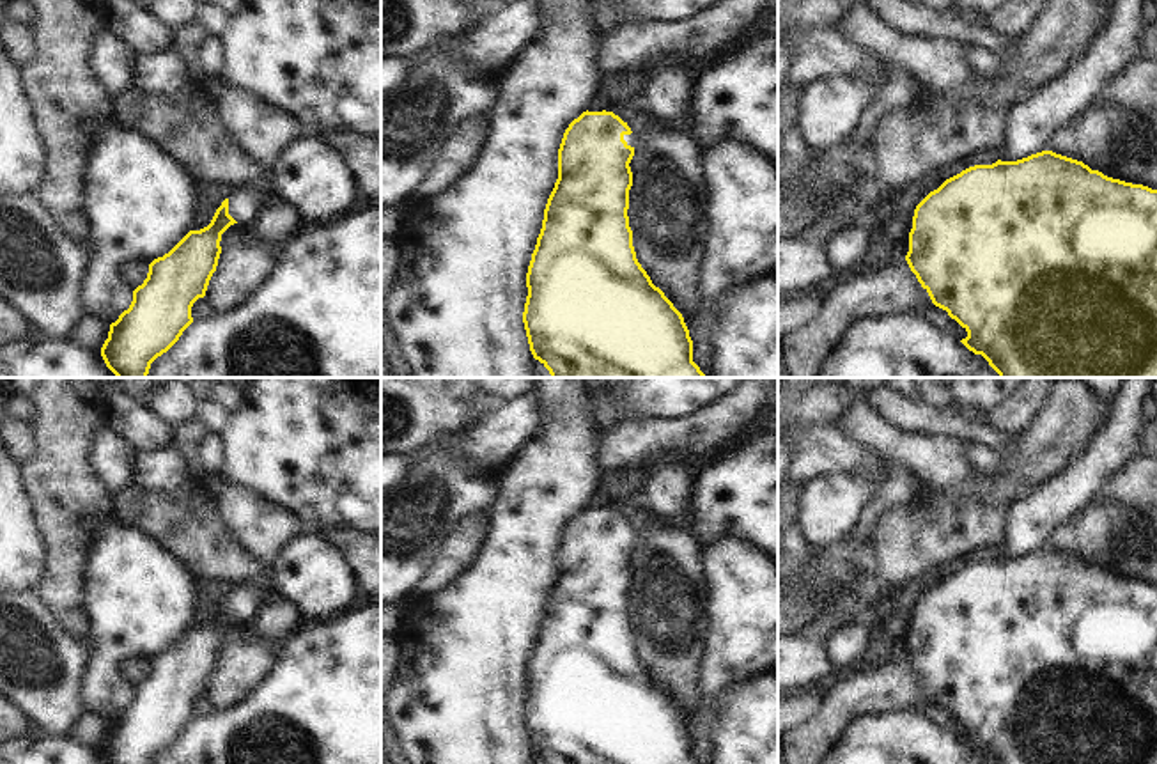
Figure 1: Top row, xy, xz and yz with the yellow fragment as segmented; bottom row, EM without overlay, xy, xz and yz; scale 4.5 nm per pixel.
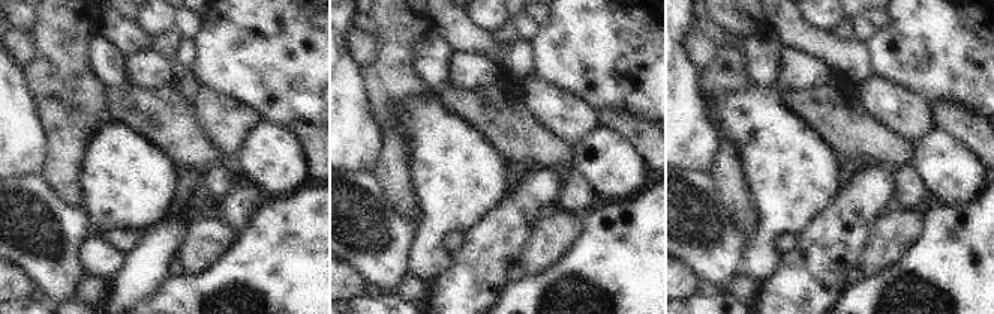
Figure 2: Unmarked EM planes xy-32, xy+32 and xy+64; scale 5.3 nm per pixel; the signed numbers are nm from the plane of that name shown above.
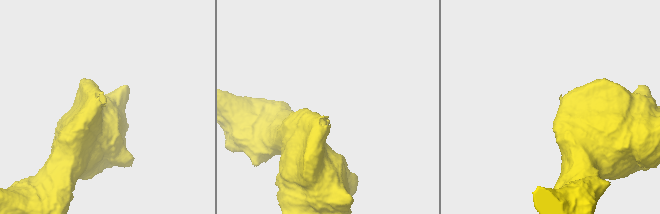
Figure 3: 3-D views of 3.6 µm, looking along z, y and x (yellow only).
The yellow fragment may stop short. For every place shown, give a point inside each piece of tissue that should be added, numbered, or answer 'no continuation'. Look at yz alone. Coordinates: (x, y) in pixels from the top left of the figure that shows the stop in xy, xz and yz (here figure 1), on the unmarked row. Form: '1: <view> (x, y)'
no continuation.

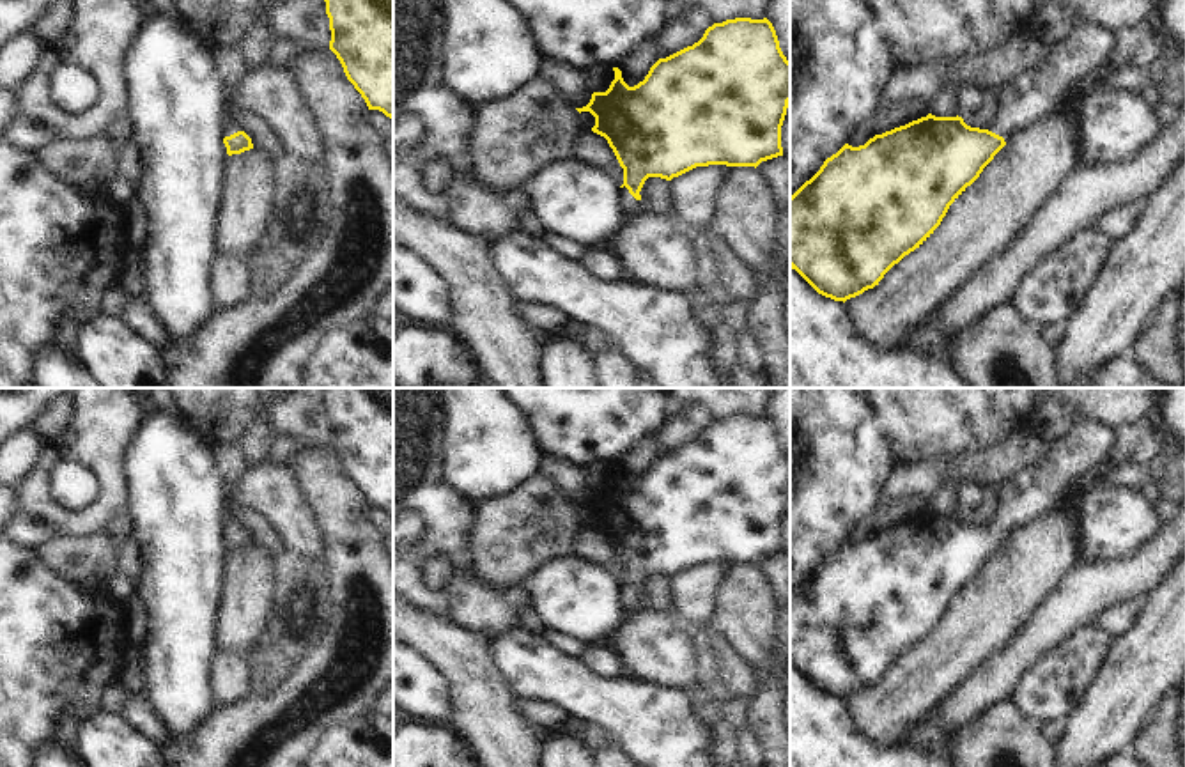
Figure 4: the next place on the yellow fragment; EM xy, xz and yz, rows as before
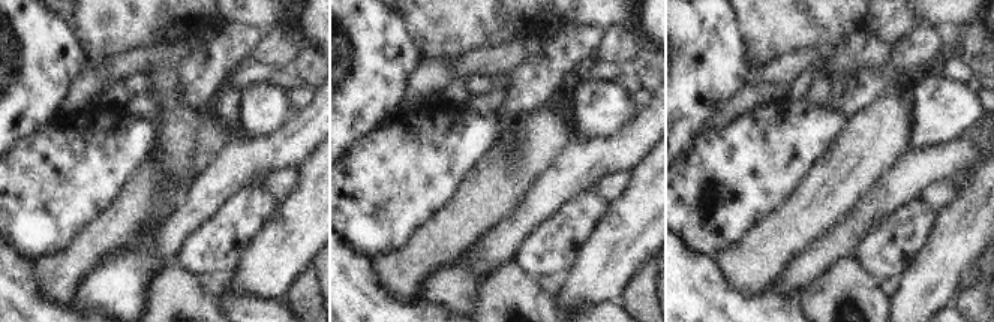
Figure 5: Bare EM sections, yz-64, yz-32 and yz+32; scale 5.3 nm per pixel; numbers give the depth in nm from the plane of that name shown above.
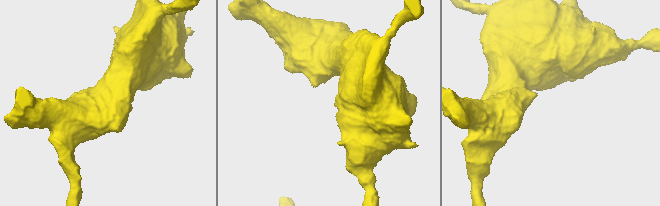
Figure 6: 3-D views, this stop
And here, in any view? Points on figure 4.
1: xz (629, 603).

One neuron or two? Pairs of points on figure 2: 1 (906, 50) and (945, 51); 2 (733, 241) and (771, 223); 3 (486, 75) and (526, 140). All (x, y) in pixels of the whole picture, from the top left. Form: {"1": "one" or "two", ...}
{"1": "one", "2": "two", "3": "two"}

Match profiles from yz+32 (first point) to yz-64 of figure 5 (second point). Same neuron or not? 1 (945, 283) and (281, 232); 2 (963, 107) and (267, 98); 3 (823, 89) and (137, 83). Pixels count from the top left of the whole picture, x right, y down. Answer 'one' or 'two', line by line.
1: one
2: one
3: one

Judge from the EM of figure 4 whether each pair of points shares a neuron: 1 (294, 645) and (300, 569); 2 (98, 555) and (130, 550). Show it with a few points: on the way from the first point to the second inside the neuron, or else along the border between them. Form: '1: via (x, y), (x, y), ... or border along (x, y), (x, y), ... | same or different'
1: via (294, 626), (300, 615), (300, 588) | same
2: border along (123, 539), (117, 546), (116, 573) | different

